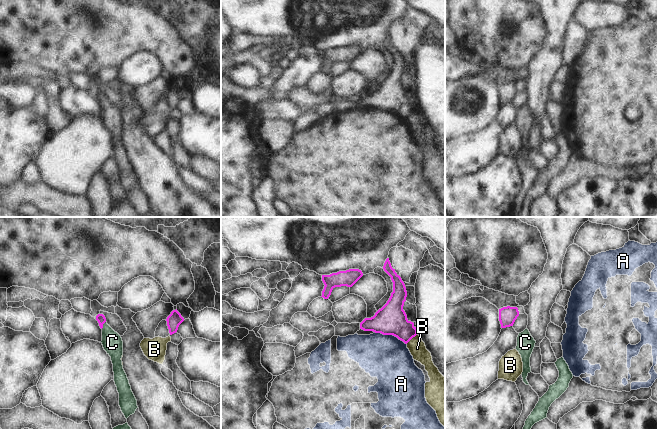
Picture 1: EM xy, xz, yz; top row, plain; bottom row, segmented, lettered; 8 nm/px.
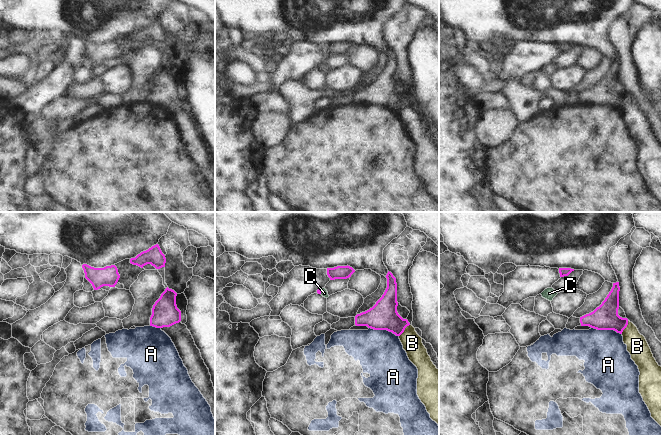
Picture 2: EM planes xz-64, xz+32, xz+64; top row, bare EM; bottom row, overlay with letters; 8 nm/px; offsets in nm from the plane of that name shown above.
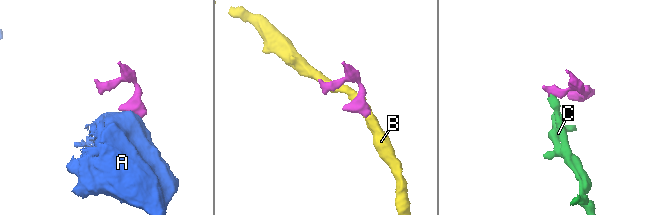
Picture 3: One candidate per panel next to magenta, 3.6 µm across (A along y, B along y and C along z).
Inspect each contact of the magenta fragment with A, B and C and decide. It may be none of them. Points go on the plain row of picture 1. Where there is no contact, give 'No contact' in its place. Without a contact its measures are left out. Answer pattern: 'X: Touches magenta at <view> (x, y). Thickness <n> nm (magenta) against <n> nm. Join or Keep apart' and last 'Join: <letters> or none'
A: Touches magenta at xz (391, 110). Thickness 240 nm (magenta) against 360 nm. Keep apart
B: Touches magenta at xz (411, 114). Thickness 240 nm (magenta) against 140 nm. Keep apart
C: Touches magenta at xy (102, 101). Thickness 70 nm (magenta) against 160 nm. Join
Join: C

